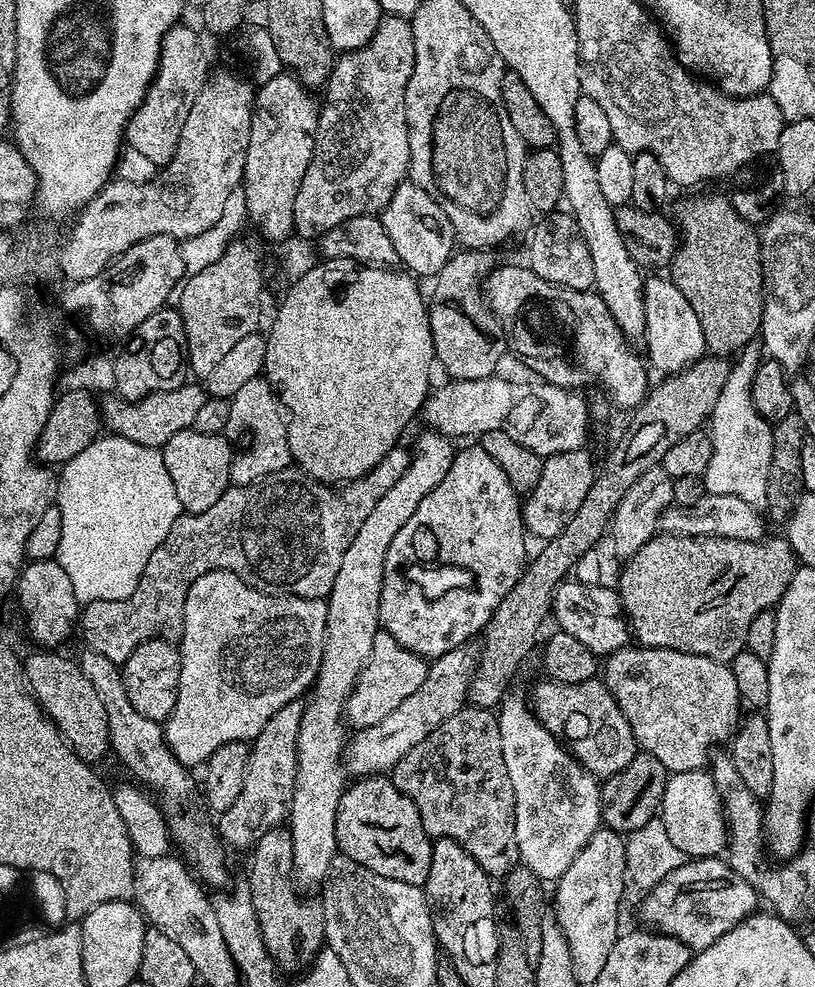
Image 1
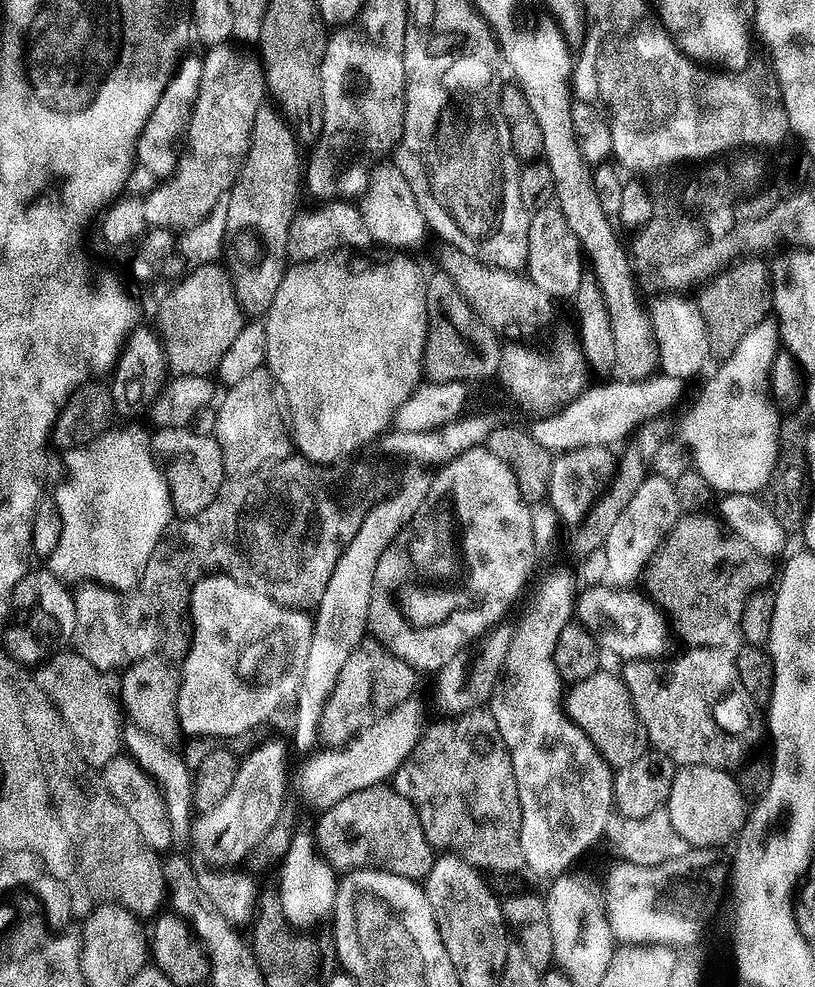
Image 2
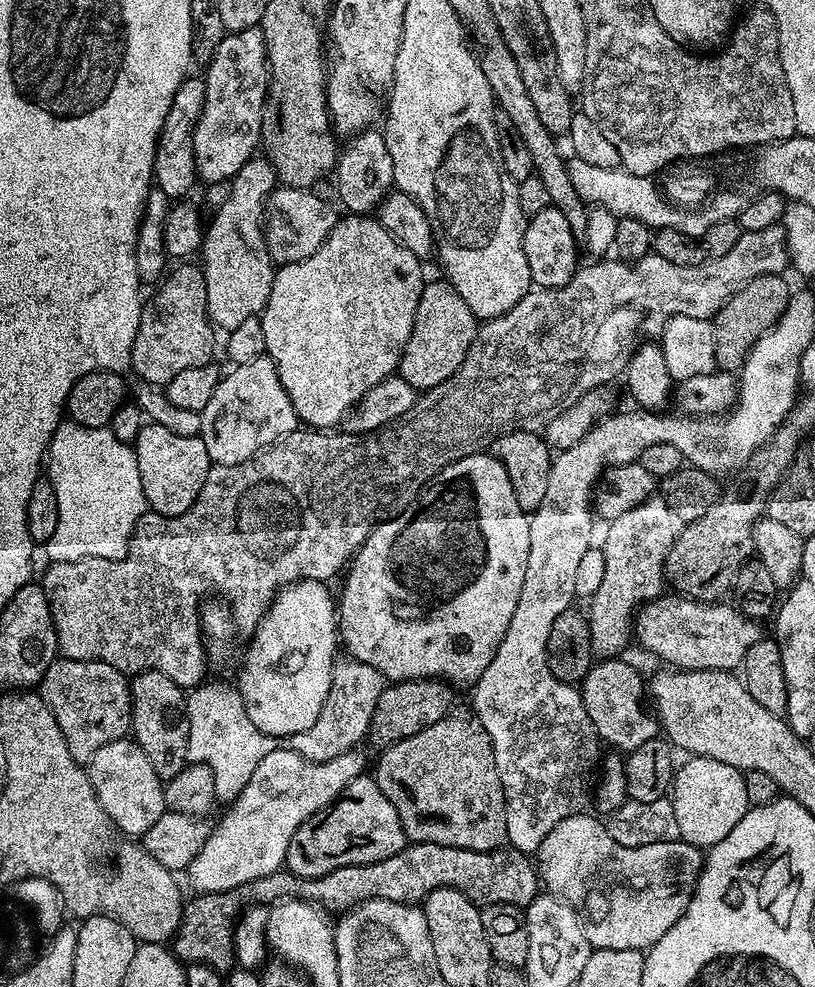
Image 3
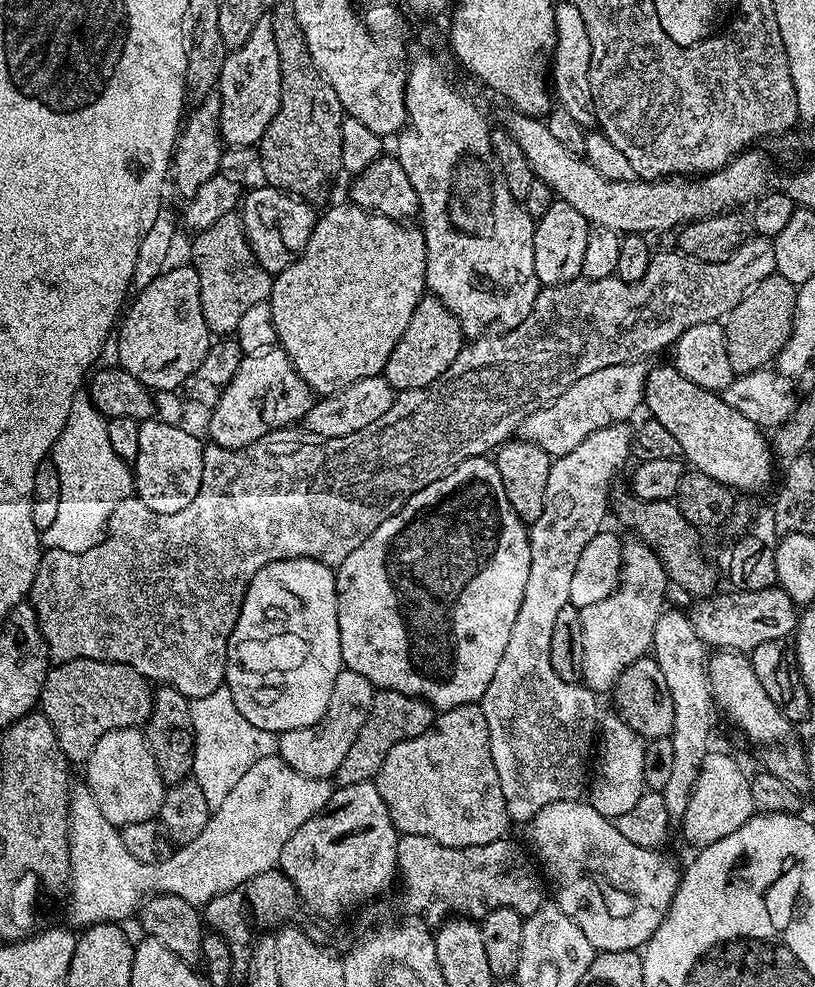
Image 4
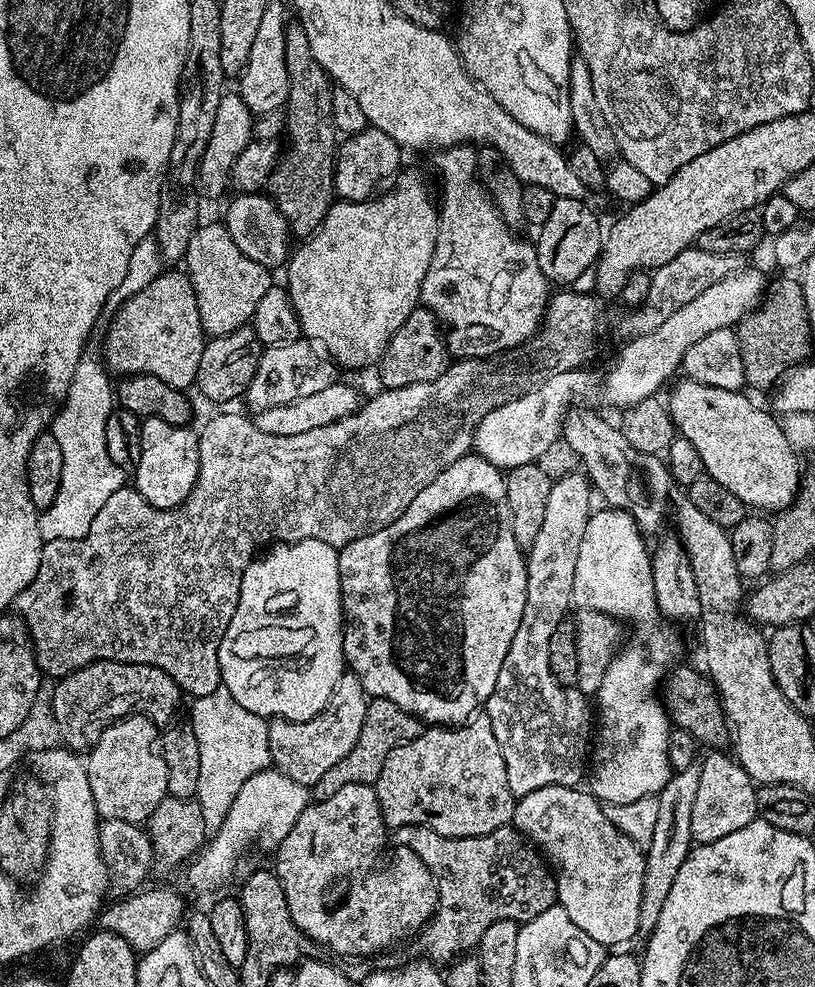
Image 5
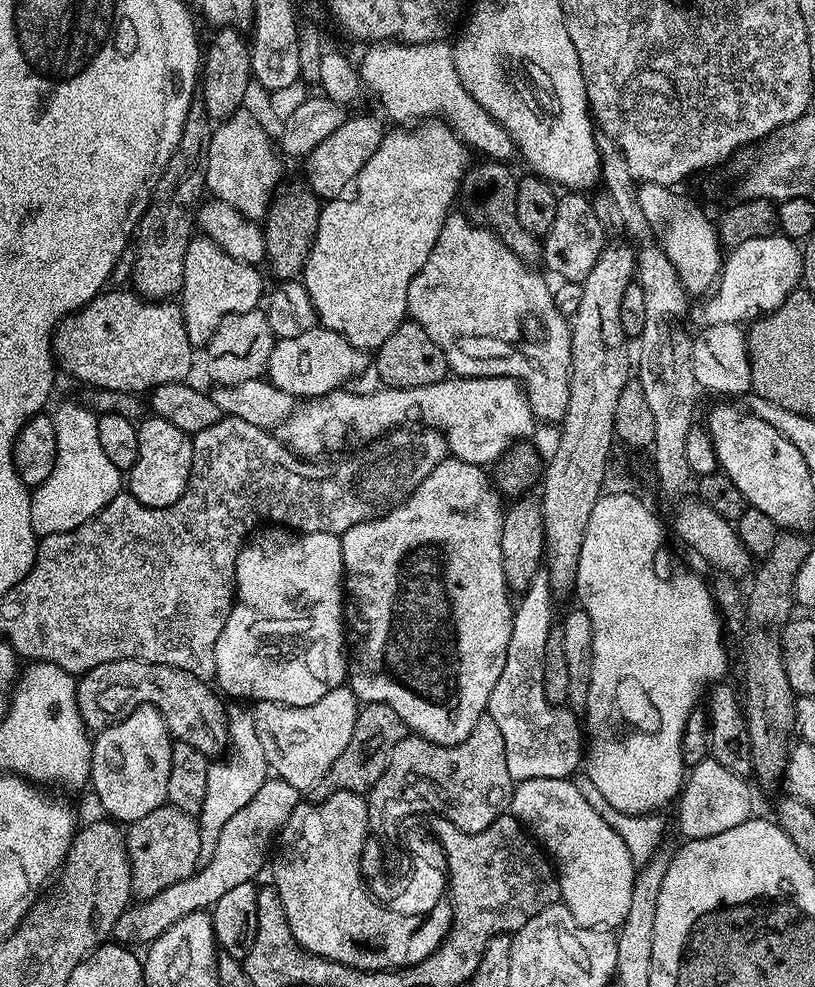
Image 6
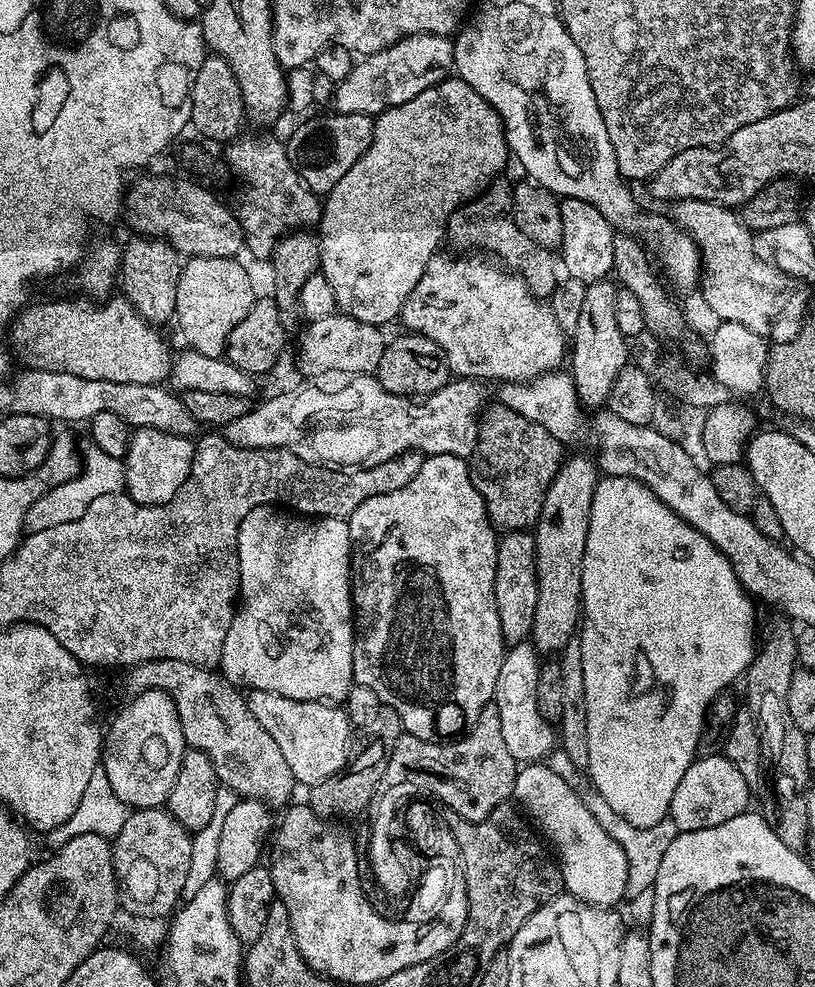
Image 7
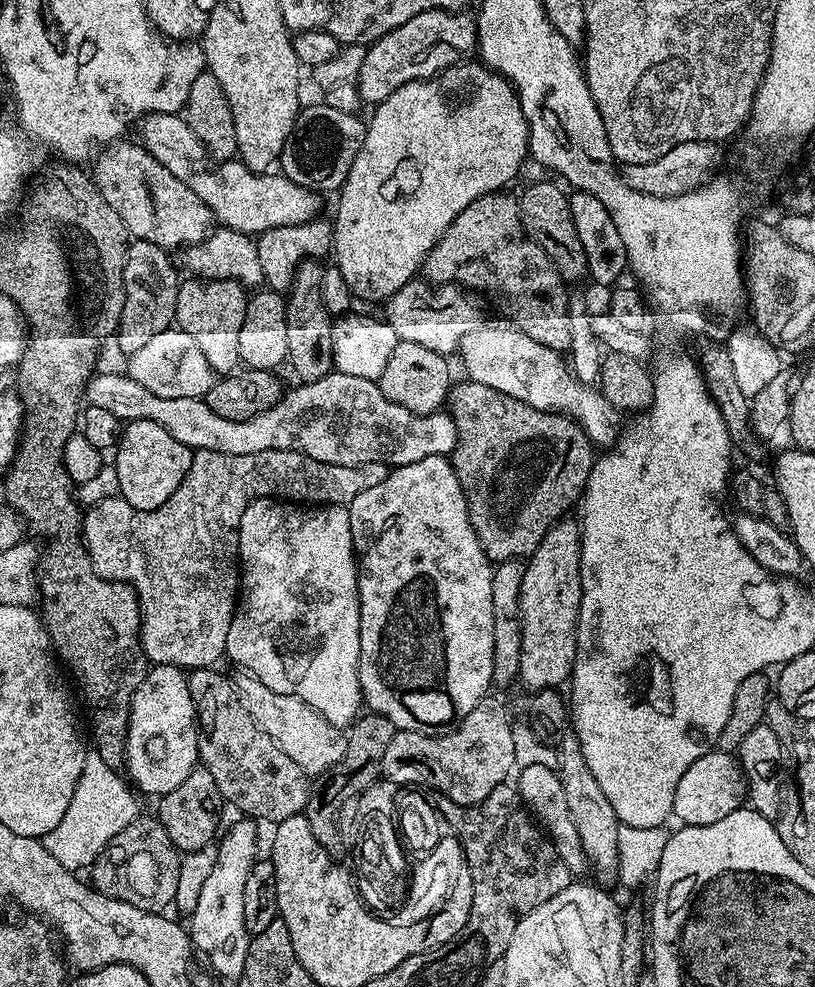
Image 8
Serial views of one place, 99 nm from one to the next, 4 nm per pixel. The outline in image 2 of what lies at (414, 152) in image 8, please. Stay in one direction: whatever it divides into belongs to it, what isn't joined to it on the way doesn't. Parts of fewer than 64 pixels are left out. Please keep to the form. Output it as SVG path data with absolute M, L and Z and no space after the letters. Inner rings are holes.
M337 250L329 252L326 256L320 256L317 260L293 263L285 271L282 282L278 282L278 290L274 290L274 302L270 302L262 320L266 330L266 368L275 387L282 393L282 400L286 405L286 416L290 421L290 439L295 451L313 463L333 463L336 461L334 459L358 449L362 444L372 439L375 441L389 427L387 424L390 424L396 405L422 380L424 342L428 333L428 315L424 297L425 273L420 273L419 266L408 257L411 256L408 254L388 254L392 256L375 260L372 256L351 256L348 252L351 251Z

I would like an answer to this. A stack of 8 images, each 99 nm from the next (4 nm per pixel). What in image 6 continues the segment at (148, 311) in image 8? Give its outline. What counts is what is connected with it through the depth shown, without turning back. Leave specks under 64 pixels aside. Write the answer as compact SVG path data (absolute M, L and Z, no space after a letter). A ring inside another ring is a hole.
M192 103L186 114L186 122L182 126L182 138L178 138L178 146L174 146L174 154L170 154L170 162L165 166L164 172L156 183L154 199L148 209L144 211L144 217L140 219L138 231L134 236L135 256L130 284L146 300L167 301L179 293L184 281L186 246L192 241L194 235L194 229L192 229L192 224L194 228L194 212L193 209L191 212L188 207L192 203L195 205L206 192L206 158L210 150L213 127L213 121L209 120L208 111L204 109L203 103Z

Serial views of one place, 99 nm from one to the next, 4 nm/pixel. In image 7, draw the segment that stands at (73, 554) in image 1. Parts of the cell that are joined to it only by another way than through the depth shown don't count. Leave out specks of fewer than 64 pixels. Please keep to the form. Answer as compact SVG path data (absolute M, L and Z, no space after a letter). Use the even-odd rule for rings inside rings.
M91 444L85 445L85 450L84 447L82 450L82 465L79 475L72 481L56 485L48 493L35 497L29 503L23 518L24 529L28 532L37 532L60 526L65 522L77 521L96 498L100 498L103 494L121 492L124 489L123 461L110 457Z

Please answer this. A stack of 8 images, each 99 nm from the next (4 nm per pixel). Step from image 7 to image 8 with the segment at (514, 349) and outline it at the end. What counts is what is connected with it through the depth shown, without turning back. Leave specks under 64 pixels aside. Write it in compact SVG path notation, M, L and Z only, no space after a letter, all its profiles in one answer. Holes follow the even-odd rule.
M414 278L402 290L383 301L383 319L394 326L397 340L418 342L418 346L426 346L426 350L434 350L445 354L455 353L460 340L474 326L472 320L476 316L476 308L472 305L469 293L455 284L429 284L423 278Z

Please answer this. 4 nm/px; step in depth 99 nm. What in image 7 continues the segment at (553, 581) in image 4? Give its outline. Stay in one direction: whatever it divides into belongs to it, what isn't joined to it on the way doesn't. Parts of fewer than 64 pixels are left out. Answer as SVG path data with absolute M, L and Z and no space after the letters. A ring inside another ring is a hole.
M531 643L511 645L504 653L502 670L498 670L498 682L494 703L498 718L502 718L502 738L510 754L517 762L540 762L547 758L558 744L558 732L542 714L538 714L538 674L541 657Z

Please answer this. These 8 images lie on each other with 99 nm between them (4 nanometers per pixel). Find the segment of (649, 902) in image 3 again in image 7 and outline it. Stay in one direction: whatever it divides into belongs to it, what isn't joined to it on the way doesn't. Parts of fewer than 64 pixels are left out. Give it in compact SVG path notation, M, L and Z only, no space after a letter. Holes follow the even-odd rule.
M528 762L517 771L514 800L550 845L560 865L563 891L567 895L595 908L615 909L616 903L625 899L627 860L622 847L602 830L601 823L590 814L575 790L554 774L547 763Z

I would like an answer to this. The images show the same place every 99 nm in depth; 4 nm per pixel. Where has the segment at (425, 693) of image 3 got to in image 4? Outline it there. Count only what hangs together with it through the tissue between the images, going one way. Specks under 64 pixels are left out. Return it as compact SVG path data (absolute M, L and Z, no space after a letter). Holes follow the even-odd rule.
M377 691L372 697L370 714L366 722L362 722L362 730L358 730L358 738L354 738L350 750L346 750L346 758L342 758L338 766L335 783L345 788L375 781L378 770L382 770L382 762L386 762L386 754L390 754L390 750L394 750L398 742L406 742L410 738L418 738L418 734L426 734L436 718L437 713L425 700L401 692Z

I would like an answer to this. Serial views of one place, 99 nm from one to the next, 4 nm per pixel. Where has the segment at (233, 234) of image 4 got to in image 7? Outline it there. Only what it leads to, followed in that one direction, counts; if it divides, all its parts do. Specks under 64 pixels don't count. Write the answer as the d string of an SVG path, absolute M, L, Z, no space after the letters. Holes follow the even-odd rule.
M194 256L183 261L178 278L174 324L186 339L192 340L191 351L207 356L224 356L230 330L246 318L258 292L252 289L252 276L240 265L239 259Z

